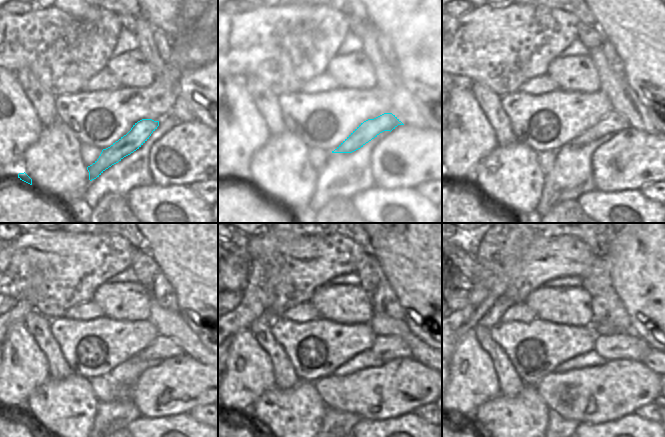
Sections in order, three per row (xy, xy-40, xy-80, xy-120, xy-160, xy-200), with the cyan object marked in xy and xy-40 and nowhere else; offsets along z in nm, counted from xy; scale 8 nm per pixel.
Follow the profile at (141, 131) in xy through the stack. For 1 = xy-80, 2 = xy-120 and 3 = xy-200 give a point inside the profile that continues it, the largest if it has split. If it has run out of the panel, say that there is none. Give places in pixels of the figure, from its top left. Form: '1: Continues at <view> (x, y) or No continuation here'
1: Continues at xy-80 (613, 122)
2: Continues at xy-120 (163, 347)
3: Continues at xy-200 (618, 345).

